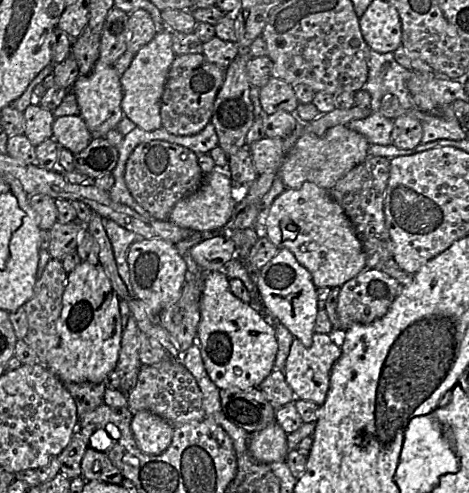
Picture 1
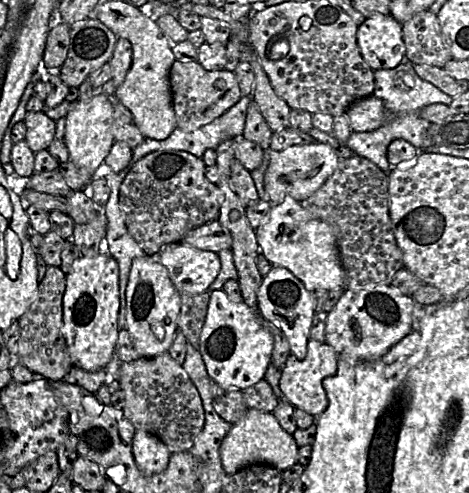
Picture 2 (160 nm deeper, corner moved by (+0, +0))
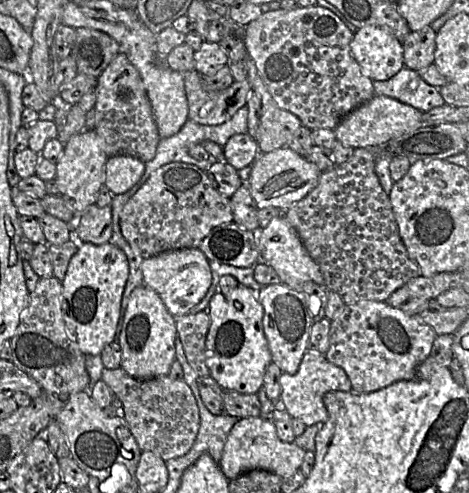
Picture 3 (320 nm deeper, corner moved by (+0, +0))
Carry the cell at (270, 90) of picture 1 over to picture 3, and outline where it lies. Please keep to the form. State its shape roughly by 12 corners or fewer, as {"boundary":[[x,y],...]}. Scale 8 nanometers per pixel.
{"boundary":[[245,59],[252,91],[262,103],[254,137],[259,153],[286,147],[302,126],[280,108]]}

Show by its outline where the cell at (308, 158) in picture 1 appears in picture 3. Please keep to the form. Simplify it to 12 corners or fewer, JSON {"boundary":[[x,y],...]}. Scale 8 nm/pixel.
{"boundary":[[286,146],[259,153],[245,185],[258,209],[286,211],[321,172]]}

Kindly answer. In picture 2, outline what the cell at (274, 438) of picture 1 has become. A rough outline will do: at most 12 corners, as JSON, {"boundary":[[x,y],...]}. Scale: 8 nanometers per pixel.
{"boundary":[[248,409],[220,449],[233,475],[252,464],[283,472],[298,462],[272,412]]}

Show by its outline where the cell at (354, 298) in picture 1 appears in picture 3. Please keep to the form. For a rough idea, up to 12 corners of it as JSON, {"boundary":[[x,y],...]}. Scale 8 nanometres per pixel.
{"boundary":[[386,301],[345,305],[325,356],[353,392],[415,378],[436,335]]}

